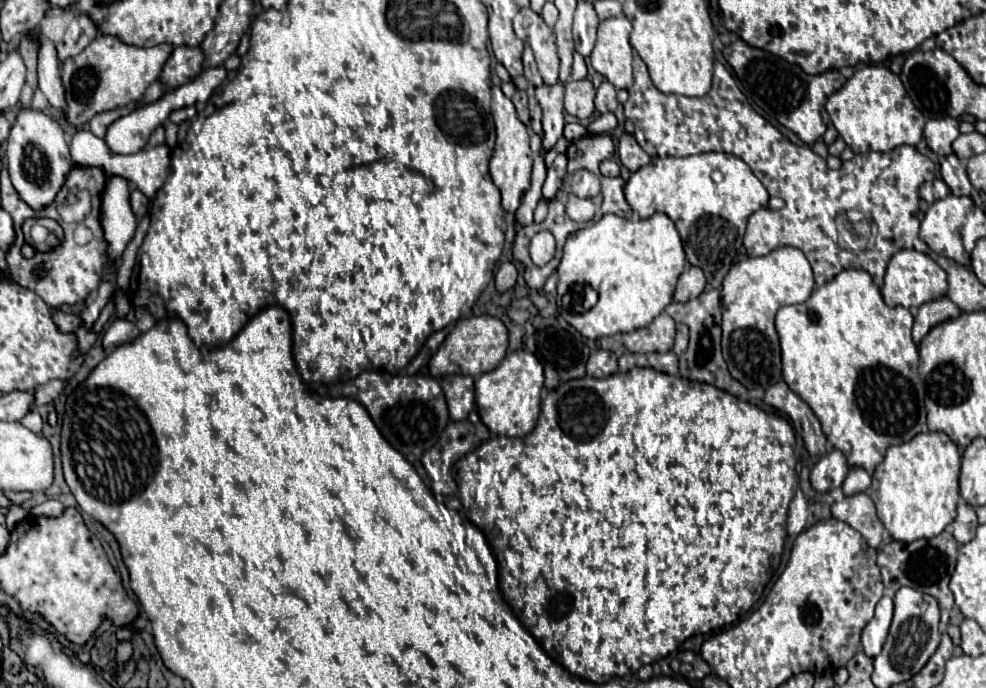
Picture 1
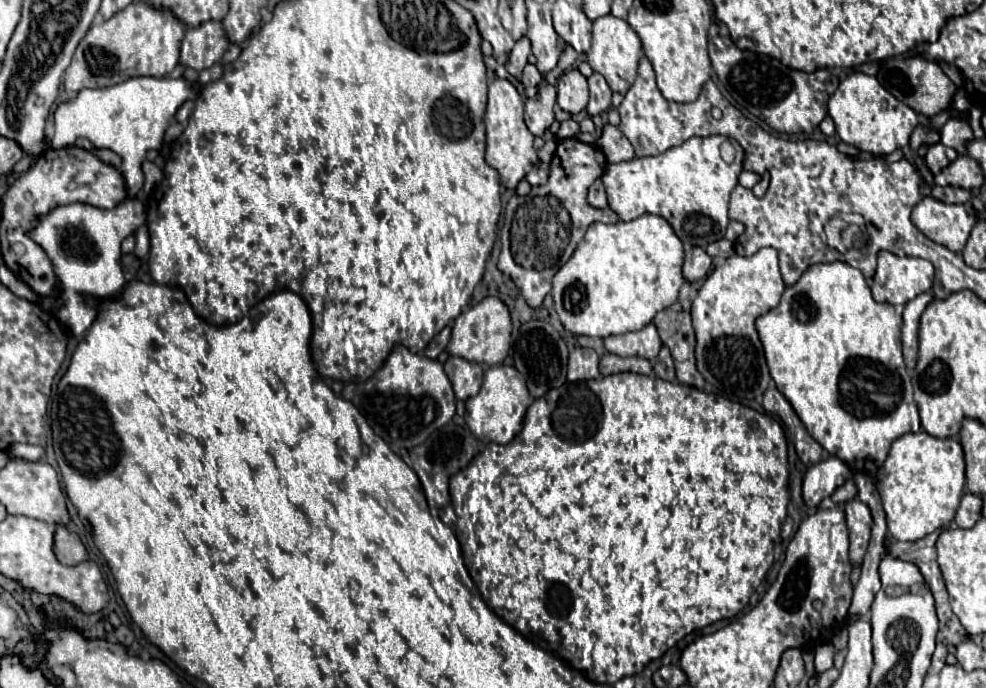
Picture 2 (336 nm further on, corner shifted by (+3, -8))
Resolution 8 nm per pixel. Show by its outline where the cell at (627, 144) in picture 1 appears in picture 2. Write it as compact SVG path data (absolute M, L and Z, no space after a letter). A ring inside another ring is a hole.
M610 123L602 127L602 135L596 137L596 145L602 149L608 163L620 163L620 161L634 159L634 149L630 141L620 133L618 127Z

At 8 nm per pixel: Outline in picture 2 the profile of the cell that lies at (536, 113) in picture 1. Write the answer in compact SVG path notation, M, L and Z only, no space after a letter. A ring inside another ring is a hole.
M552 85L540 87L532 97L526 101L524 119L532 135L542 137L544 131L554 121L554 105L556 105L556 89Z

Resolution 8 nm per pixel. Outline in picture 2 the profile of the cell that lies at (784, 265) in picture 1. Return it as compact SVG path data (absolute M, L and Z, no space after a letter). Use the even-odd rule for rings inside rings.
M766 247L754 253L754 257L740 257L740 255L728 257L724 265L716 267L706 277L696 299L692 301L692 325L696 331L696 367L706 379L706 383L720 389L724 397L728 397L730 401L744 403L744 401L754 399L756 403L762 403L762 395L770 383L770 373L766 367L762 343L758 339L754 321L758 315L768 313L780 303L784 289L786 285L778 271L778 253L776 249Z

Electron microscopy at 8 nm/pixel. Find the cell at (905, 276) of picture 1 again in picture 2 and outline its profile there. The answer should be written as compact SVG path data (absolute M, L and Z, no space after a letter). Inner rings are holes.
M890 251L878 253L878 267L872 295L878 303L904 305L928 291L934 281L934 267L926 259L898 257Z

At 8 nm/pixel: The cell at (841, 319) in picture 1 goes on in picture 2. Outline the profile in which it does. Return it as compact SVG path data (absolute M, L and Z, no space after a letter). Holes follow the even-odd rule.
M842 261L810 265L794 285L786 287L778 307L756 319L770 375L780 393L792 401L808 433L852 471L872 477L882 467L894 439L922 429L912 399L912 383L902 359L900 327L902 317L896 315L894 307L890 303L876 303L864 275Z

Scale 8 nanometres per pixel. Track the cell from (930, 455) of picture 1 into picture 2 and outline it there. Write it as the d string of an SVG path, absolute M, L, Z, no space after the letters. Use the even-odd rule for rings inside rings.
M926 431L898 437L876 475L888 533L896 541L918 541L948 525L960 505L964 481L964 453L958 439L938 439Z

